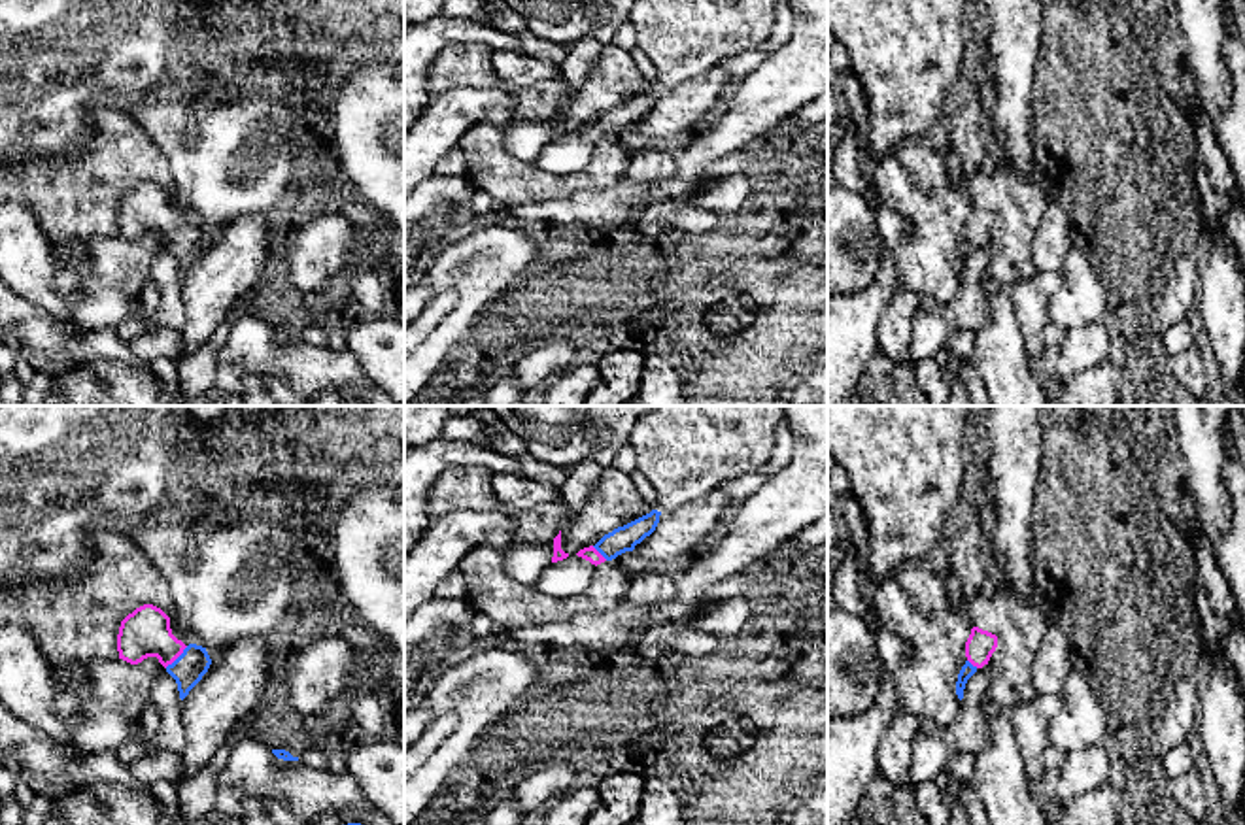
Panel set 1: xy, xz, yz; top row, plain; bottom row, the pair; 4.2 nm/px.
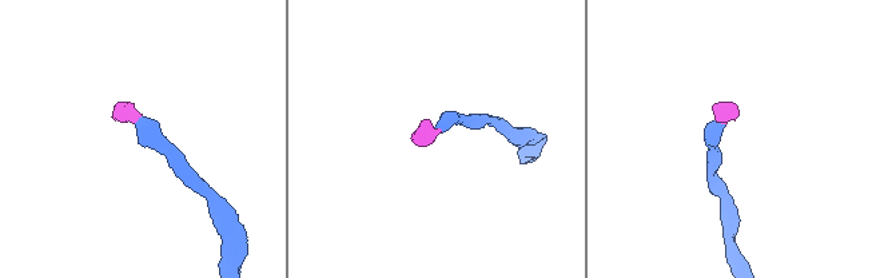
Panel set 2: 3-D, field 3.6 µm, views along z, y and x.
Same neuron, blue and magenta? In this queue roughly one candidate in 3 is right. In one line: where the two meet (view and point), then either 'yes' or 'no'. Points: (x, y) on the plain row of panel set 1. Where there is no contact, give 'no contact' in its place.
xy (178, 235) | yes

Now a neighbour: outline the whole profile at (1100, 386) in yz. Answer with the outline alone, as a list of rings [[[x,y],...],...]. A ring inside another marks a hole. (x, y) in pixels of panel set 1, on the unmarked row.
[[[1111,362],[1054,383],[1052,398],[1056,406],[1118,406],[1126,376]]]

